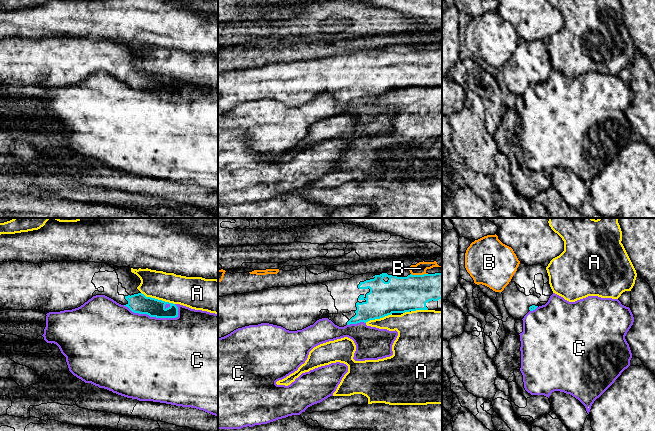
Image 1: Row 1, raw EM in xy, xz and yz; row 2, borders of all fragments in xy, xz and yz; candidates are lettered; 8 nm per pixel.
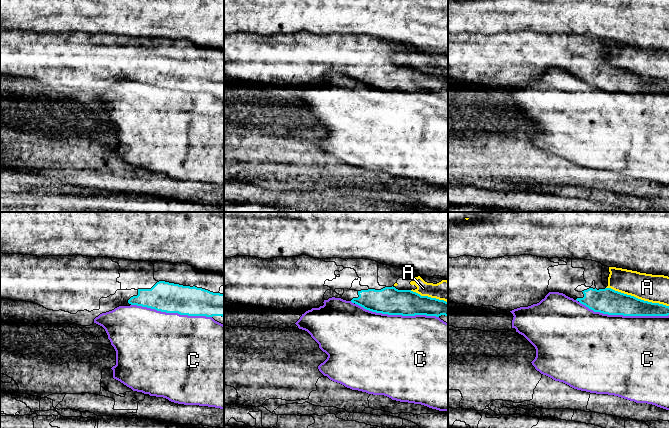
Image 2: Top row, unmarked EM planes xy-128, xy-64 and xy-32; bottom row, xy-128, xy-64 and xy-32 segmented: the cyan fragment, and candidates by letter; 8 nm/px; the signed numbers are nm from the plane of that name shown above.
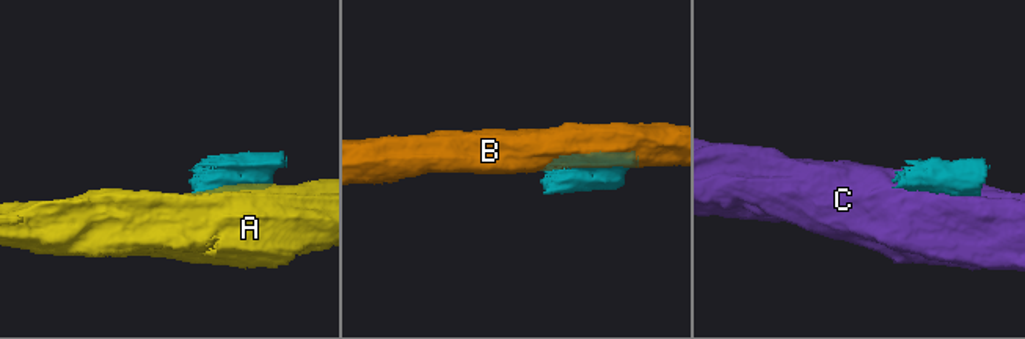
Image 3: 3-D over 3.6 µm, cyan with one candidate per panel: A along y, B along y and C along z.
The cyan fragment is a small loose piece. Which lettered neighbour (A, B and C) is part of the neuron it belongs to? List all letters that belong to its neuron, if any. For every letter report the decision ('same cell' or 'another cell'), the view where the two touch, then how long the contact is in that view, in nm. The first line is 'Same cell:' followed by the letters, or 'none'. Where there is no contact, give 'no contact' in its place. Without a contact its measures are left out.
Same cell: none
A: another cell | xy | 280 nm
B: another cell | xz | 140 nm
C: another cell | xy | 460 nm

